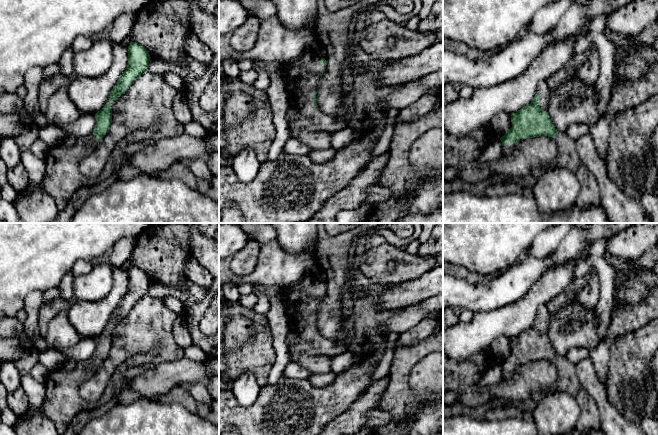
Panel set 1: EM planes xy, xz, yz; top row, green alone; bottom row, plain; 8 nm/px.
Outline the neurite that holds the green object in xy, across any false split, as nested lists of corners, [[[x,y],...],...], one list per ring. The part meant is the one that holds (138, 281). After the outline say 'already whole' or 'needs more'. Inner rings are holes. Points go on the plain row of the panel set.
[[[136,266],[128,270],[128,289],[109,319],[109,326],[95,338],[96,349],[90,359],[78,361],[65,359],[56,369],[49,371],[45,381],[46,396],[42,410],[62,435],[73,418],[89,411],[94,404],[82,399],[79,389],[93,377],[112,347],[111,328],[124,318],[133,306],[148,294],[150,278]]]; needs more

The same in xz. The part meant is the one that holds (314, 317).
[[[308,275],[298,283],[283,286],[281,289],[283,306],[288,317],[290,332],[298,336],[298,341],[290,349],[290,353],[293,356],[322,355],[333,357],[350,349],[350,342],[325,338],[318,332],[316,327],[316,312],[327,289],[325,282],[321,282],[313,275]]]; needs more

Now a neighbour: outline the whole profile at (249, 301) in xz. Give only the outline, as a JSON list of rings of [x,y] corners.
[[[253,292],[248,295],[241,295],[239,298],[239,303],[249,309],[253,309],[258,302],[258,297]]]

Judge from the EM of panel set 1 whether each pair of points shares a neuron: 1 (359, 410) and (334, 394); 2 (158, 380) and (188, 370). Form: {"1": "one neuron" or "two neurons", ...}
{"1": "two neurons", "2": "one neuron"}

